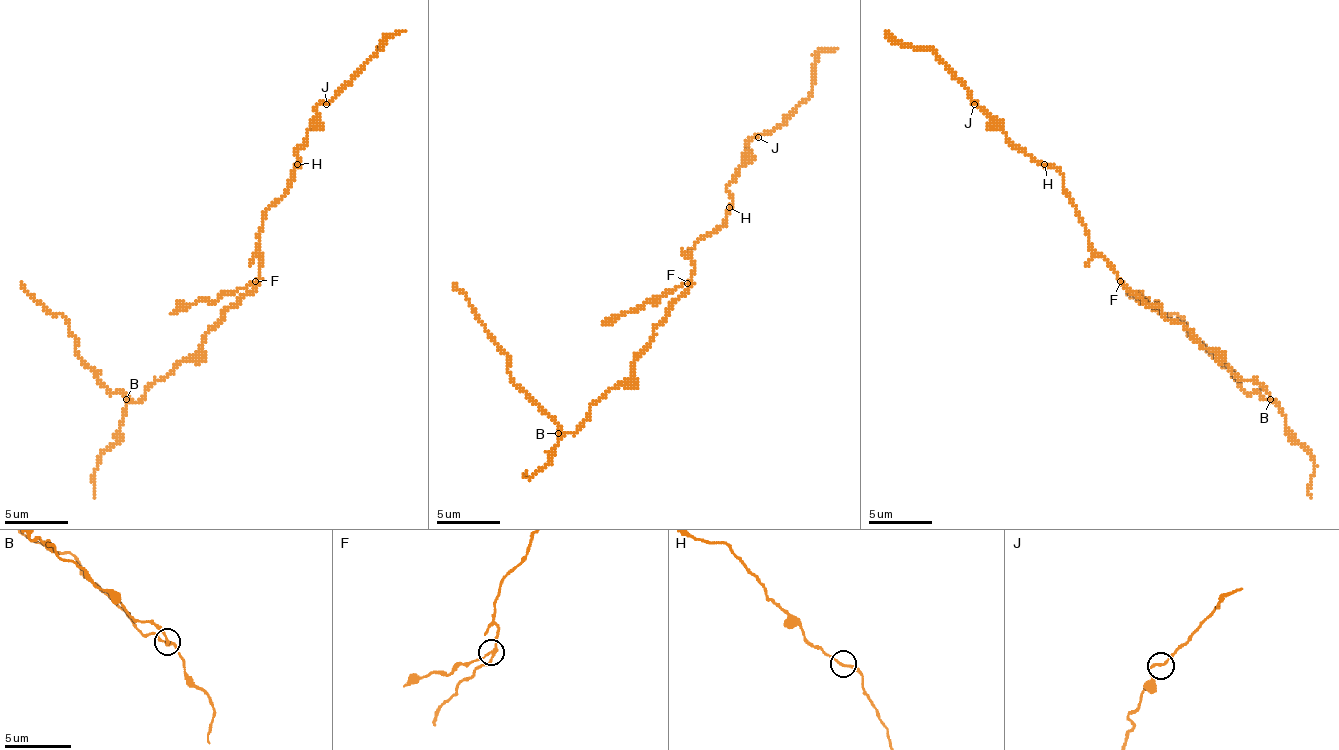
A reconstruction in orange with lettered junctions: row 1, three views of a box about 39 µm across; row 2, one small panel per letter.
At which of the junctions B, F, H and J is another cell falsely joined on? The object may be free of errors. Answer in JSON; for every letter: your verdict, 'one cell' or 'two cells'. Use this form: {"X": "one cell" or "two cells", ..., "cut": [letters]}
{"B": "one cell", "F": "two cells", "H": "one cell", "J": "one cell", "cut": ["F"]}

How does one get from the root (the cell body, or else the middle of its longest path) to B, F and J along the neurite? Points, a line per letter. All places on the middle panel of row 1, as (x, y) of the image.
B: (675, 302), (653, 331), (653, 340), (637, 356), (631, 375), (609, 388), (574, 433), (558, 433)
F: (675, 302), (688, 283)
J: (675, 302), (691, 280), (691, 252), (723, 226), (733, 201), (726, 185), (739, 172), (748, 144), (758, 137)

